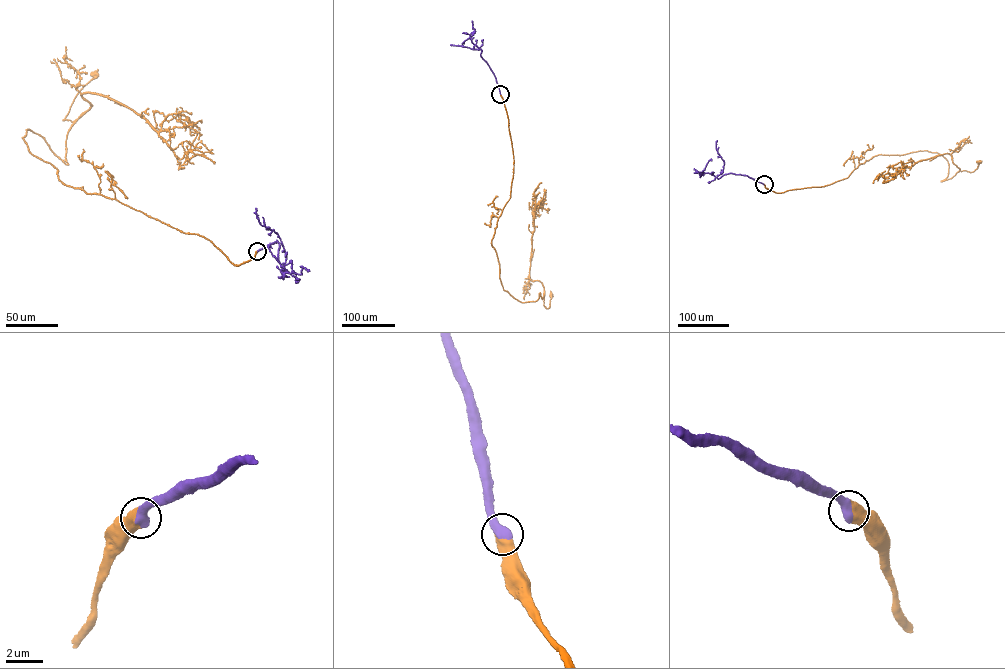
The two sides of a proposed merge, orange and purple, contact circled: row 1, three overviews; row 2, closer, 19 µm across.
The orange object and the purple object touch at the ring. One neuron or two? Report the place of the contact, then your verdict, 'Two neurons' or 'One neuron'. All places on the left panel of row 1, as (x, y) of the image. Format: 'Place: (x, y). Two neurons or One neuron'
Place: (257, 251). One neuron

